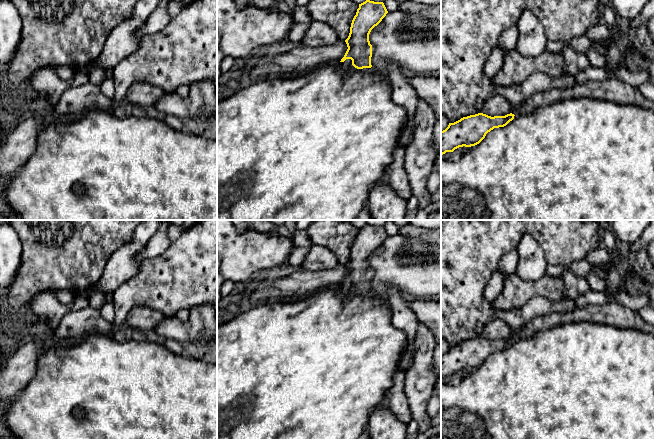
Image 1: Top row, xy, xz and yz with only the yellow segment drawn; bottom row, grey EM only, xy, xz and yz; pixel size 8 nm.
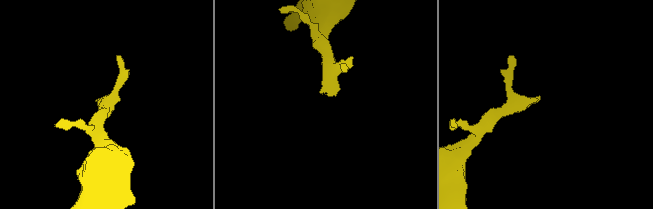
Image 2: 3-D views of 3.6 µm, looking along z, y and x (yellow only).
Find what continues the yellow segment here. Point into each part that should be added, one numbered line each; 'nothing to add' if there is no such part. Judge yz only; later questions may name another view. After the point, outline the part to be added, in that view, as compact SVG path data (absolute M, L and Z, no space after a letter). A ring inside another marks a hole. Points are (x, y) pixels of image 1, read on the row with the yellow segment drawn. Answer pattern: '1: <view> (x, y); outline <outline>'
1: yz (612, 90); outline M612 78L604 81L587 81L582 84L575 83L568 88L554 88L534 94L518 107L513 107L512 114L528 115L538 108L549 106L555 102L581 97L605 100L616 104L636 105L654 111L654 102L645 98L637 87Z

